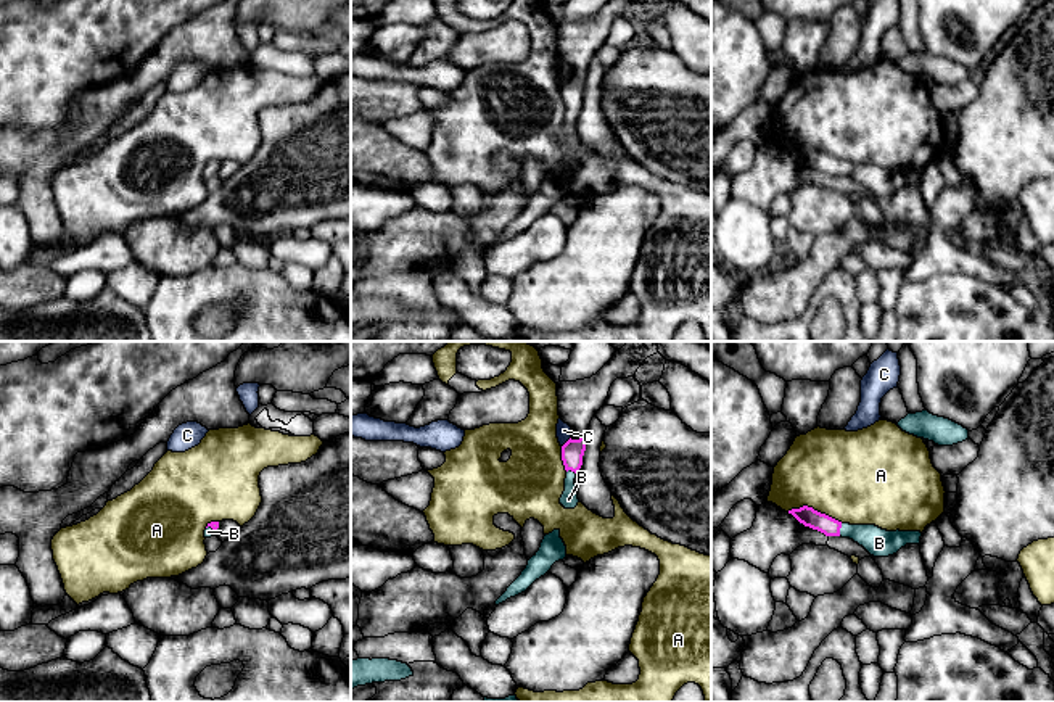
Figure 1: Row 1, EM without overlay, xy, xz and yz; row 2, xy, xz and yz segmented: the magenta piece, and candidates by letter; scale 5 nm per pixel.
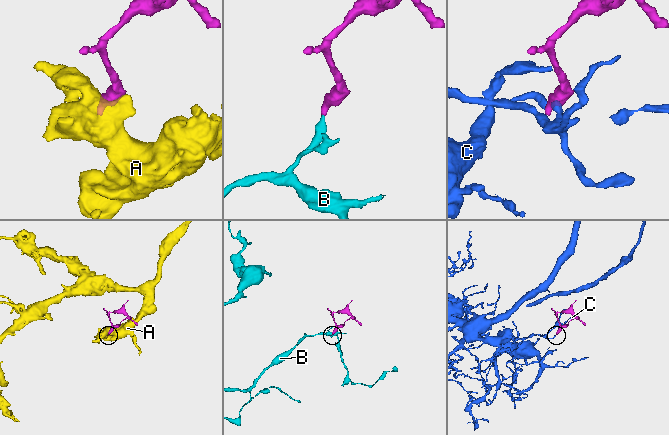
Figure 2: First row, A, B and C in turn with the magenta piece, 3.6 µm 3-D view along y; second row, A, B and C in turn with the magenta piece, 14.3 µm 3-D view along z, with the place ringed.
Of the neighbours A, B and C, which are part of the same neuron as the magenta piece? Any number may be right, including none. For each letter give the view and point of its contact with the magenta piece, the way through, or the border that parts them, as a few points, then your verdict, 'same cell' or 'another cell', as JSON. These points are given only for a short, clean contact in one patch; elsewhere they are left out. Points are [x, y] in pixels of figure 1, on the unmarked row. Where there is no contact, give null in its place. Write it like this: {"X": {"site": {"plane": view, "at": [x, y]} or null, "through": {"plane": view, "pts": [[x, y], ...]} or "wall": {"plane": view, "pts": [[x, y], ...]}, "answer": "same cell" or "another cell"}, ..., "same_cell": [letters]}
{"A": {"site": {"plane": "yz", "at": [813, 148]}, "answer": "another cell"}, "B": {"site": {"plane": "yz", "at": [839, 169]}, "through": {"plane": "yz", "pts": [[806, 155], [839, 169], [868, 174], [879, 182]]}, "answer": "same cell"}, "C": {"site": {"plane": "xz", "at": [567, 81]}, "wall": {"plane": "xz", "pts": [[570, 76], [562, 86]]}, "answer": "another cell"}, "same_cell": ["B"]}

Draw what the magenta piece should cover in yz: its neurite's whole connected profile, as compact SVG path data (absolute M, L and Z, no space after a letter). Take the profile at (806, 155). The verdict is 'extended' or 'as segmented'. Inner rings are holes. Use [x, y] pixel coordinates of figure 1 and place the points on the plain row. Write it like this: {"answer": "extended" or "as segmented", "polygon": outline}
{"answer": "extended", "polygon": "M808 145L792 148L788 153L792 153L805 166L817 169L825 176L842 176L853 179L874 196L888 196L896 193L906 184L920 184L920 171L887 171L875 164L842 163Z"}

